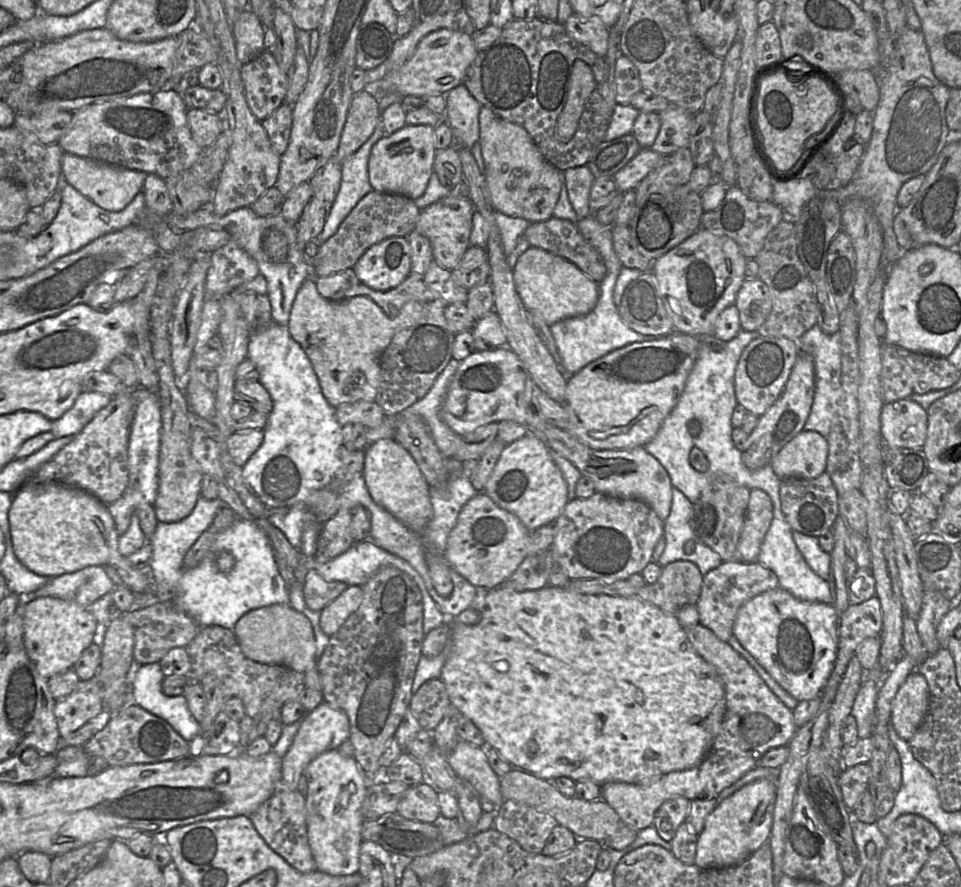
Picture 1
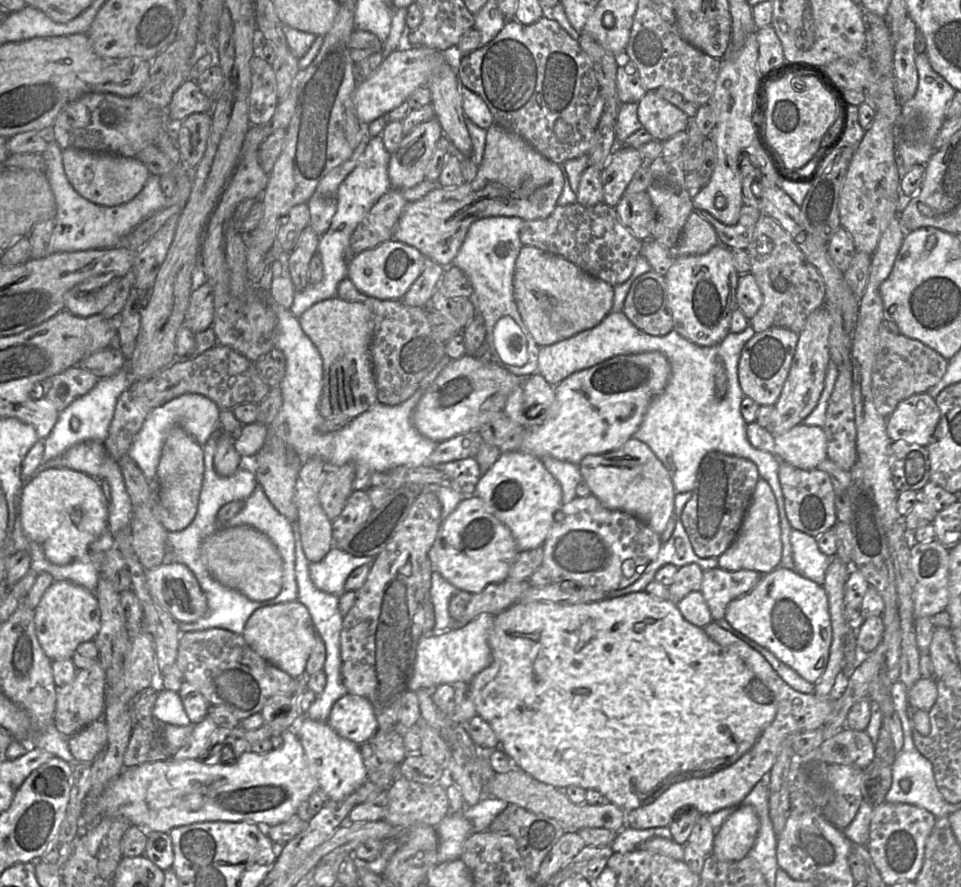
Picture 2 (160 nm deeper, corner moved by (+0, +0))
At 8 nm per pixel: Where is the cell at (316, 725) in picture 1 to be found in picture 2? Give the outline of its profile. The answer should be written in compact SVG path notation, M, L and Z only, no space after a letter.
M349 693L333 704L327 723L338 735L358 745L370 741L378 725L370 701Z

